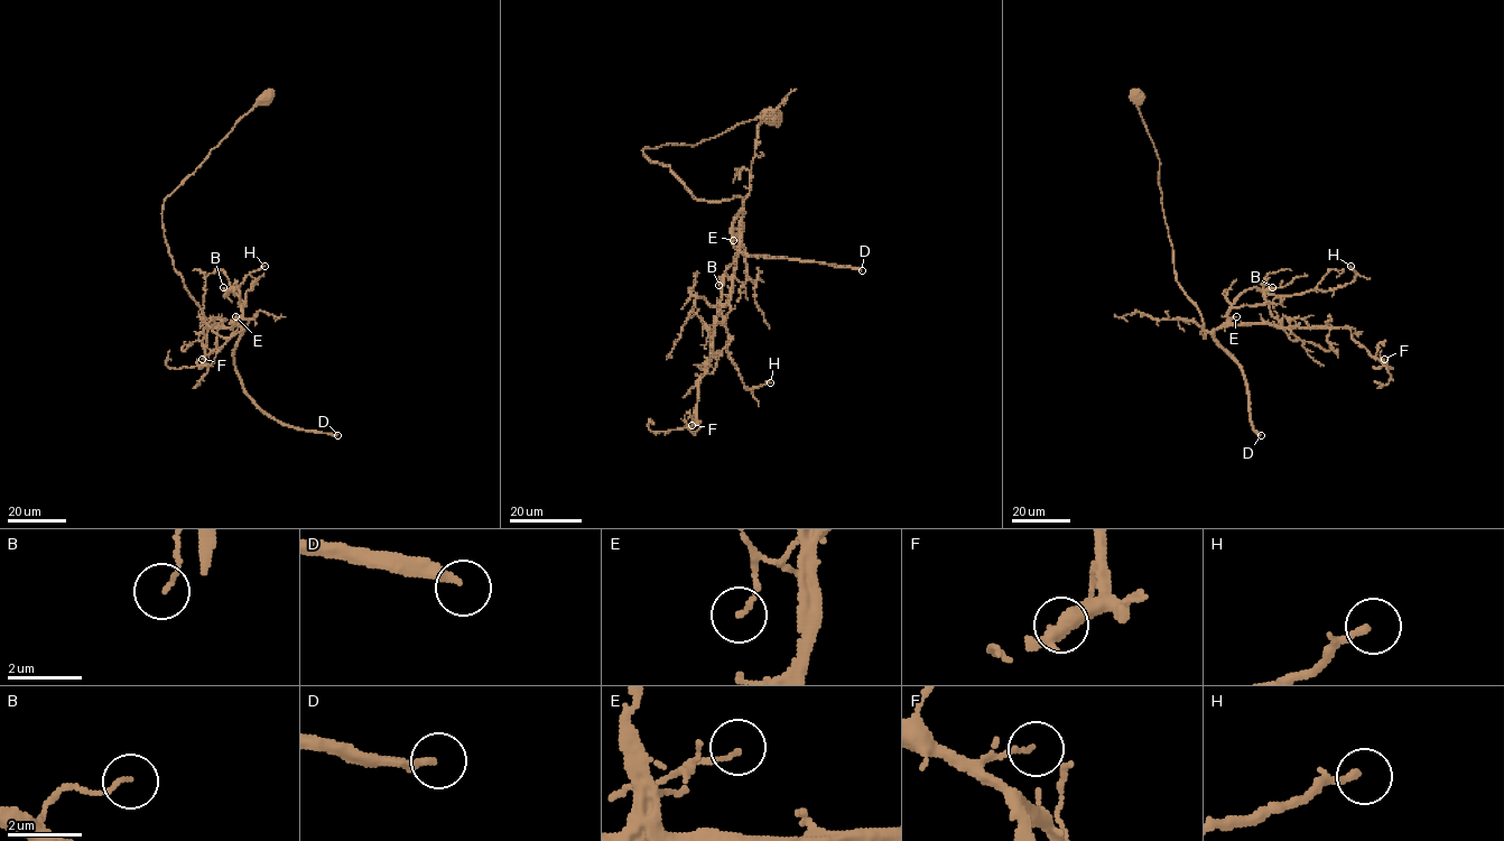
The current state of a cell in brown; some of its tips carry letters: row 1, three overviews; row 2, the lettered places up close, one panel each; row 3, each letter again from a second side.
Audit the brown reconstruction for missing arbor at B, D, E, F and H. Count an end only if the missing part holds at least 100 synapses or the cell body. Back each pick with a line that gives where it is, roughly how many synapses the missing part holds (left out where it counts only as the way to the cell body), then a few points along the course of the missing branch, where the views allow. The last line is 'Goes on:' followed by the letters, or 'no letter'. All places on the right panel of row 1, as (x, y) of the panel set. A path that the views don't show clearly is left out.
D: place (1261, 435); 450 synapses; course (1261, 435), (1281, 440), (1381, 399), (1436, 394), (1453, 427), (1487, 440), (1483, 460), (1489, 469), (1483, 468)
Goes on: D

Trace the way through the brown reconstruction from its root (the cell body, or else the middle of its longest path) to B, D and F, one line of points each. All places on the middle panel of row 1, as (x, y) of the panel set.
B: (770, 116), (695, 145), (642, 151), (668, 165), (696, 199), (742, 200), (740, 249), (718, 285)
D: (770, 116), (695, 145), (642, 151), (668, 165), (696, 199), (742, 200), (732, 227), (742, 253), (862, 270)
F: (770, 116), (695, 145), (642, 151), (668, 165), (696, 199), (743, 201), (733, 287), (717, 315), (692, 425)

